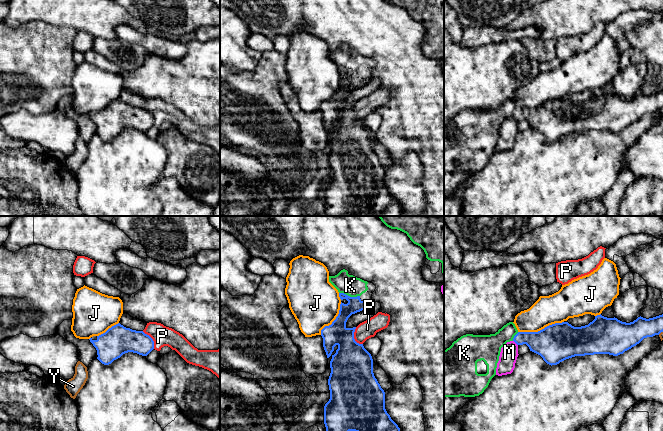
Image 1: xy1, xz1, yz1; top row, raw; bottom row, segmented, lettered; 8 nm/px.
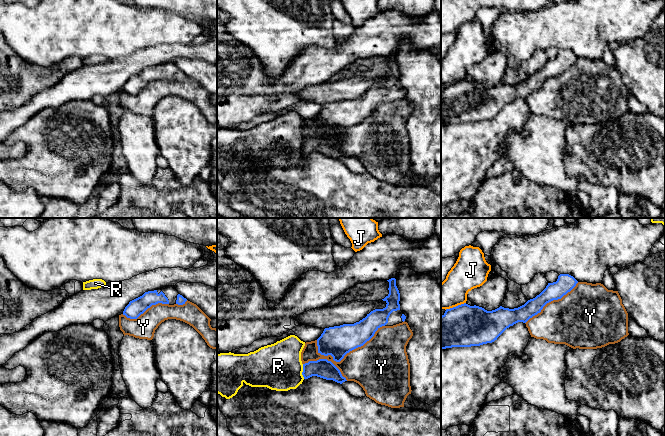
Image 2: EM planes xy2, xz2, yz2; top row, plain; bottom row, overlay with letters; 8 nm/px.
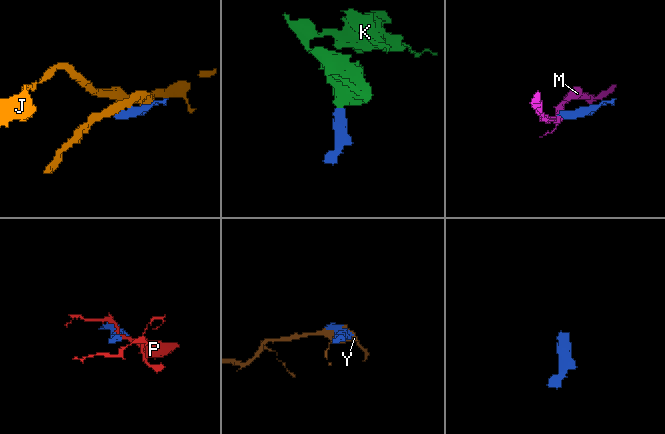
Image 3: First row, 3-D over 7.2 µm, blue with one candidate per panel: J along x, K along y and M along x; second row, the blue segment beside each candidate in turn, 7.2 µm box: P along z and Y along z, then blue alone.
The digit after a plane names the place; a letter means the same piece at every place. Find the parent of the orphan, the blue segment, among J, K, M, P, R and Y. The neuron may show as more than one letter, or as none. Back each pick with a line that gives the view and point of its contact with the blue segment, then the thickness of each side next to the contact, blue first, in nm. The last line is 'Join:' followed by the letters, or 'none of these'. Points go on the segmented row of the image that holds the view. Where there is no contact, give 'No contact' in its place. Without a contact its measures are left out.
K: Touches blue at xz1 (349, 296). Thickness 120 nm (blue) against 160 nm
Join: K

